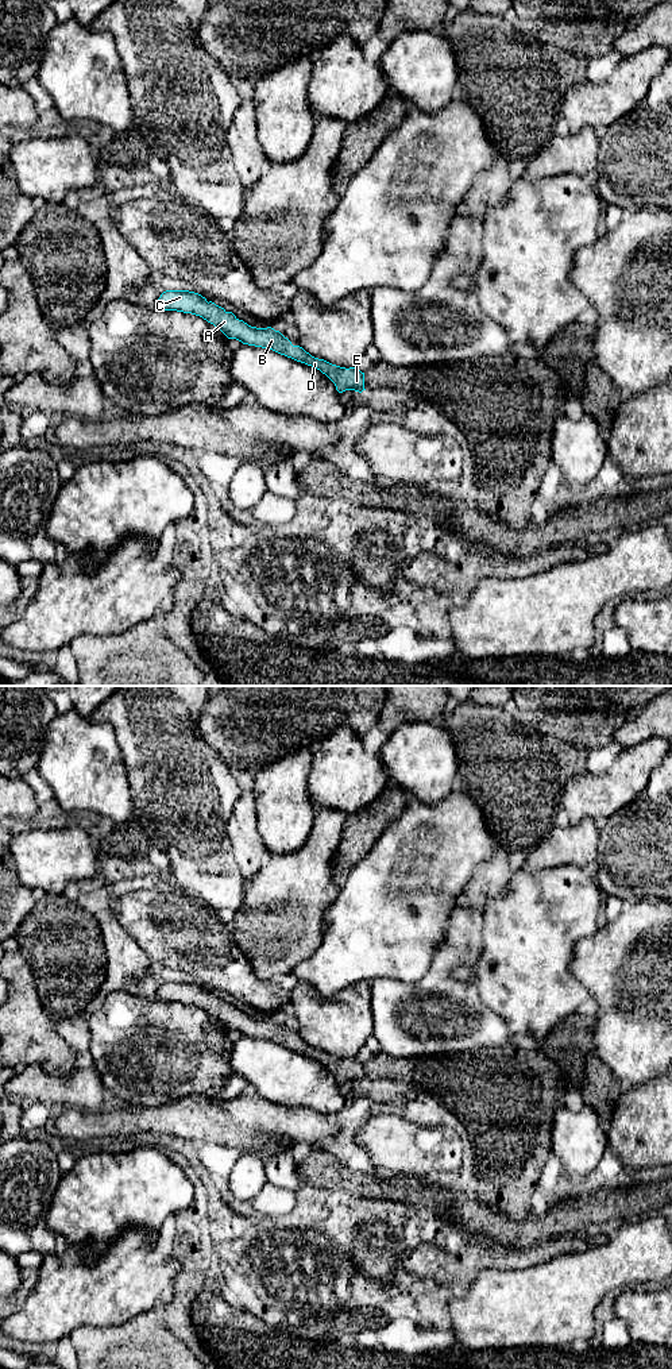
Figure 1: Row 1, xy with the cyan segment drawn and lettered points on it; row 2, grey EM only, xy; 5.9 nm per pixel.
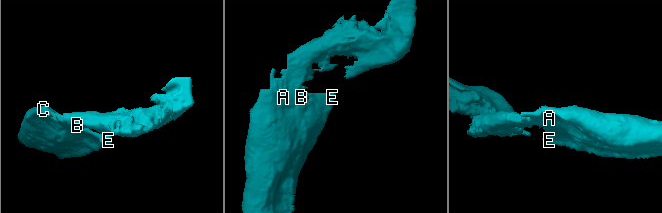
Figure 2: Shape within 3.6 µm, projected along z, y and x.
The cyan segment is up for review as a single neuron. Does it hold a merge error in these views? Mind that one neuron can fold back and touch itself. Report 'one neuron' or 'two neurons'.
one neuron

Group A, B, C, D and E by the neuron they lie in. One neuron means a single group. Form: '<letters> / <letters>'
A B C D E

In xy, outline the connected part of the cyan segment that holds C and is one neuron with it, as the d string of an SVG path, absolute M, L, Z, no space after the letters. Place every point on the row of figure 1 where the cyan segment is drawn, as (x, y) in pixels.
M166 290L157 302L165 311L177 311L202 317L220 329L228 339L236 339L243 344L270 348L281 355L291 358L320 370L336 386L339 393L355 390L362 393L364 389L364 373L355 367L340 367L324 359L312 356L300 346L293 346L279 331L271 327L256 328L239 320L232 312L206 301L198 293L189 290Z

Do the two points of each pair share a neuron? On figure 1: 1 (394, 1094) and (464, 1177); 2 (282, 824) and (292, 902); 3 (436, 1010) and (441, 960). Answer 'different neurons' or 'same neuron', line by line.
1: different neurons
2: different neurons
3: same neuron

